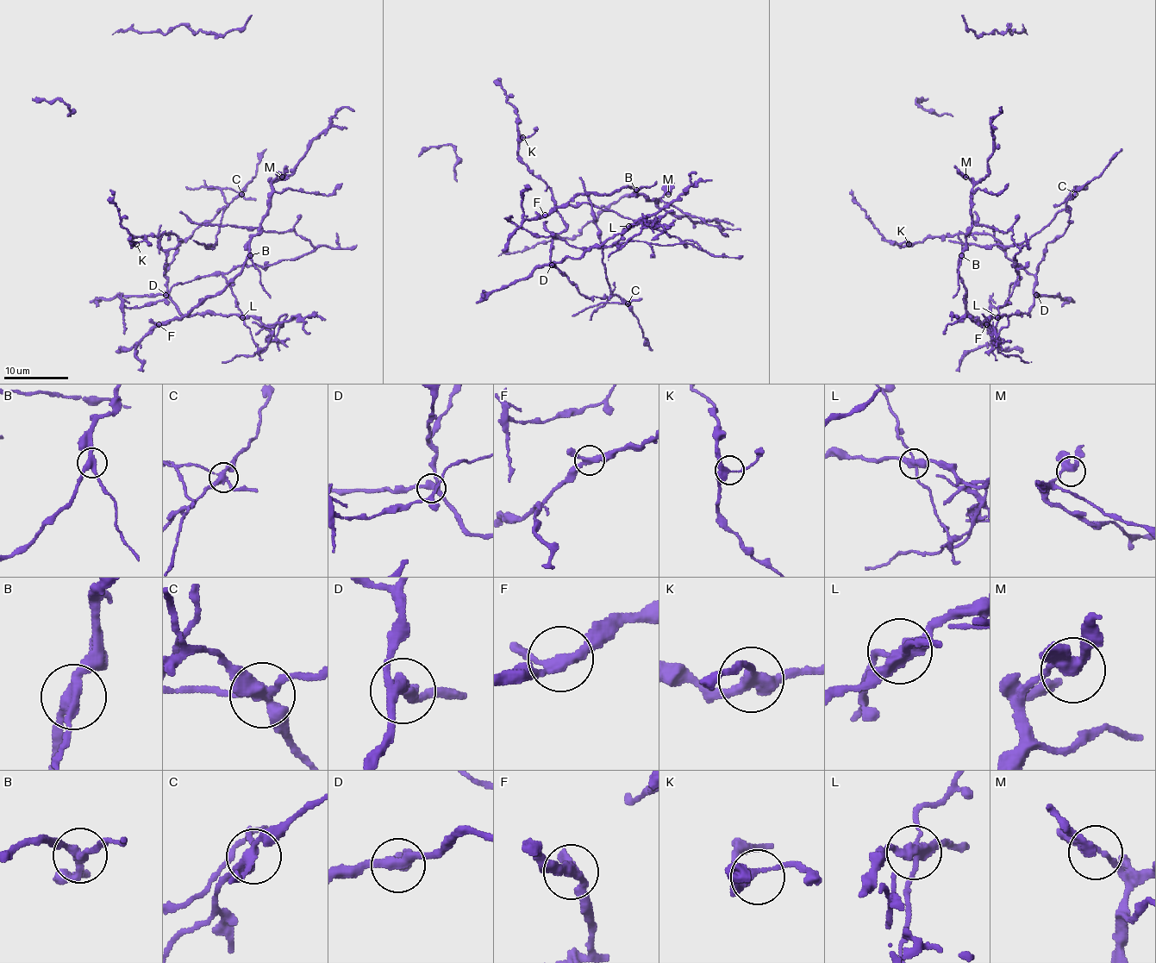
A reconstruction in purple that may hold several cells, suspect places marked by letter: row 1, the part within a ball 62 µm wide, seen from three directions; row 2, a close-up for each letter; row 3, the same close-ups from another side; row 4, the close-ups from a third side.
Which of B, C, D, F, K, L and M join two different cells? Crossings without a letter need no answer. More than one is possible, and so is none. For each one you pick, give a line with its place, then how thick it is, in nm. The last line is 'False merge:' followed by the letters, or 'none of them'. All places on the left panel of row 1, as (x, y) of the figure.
B: (250, 255) | 300 nm
C: (241, 194) | 320 nm
L: (242, 317) | 360 nm
False merge: B, C, L

